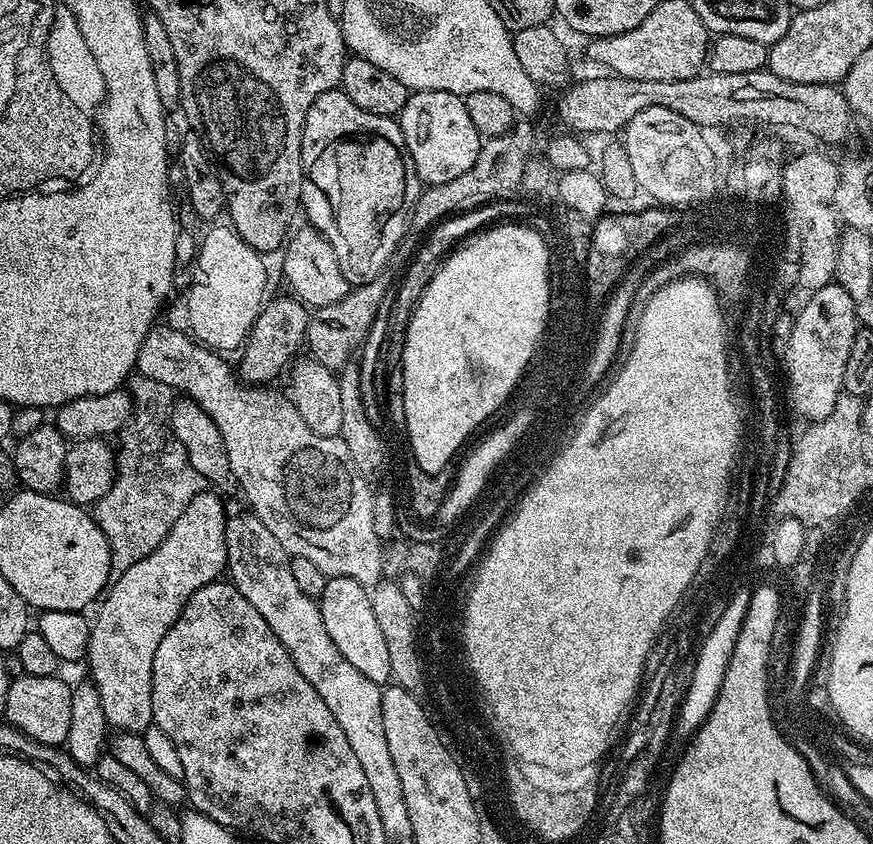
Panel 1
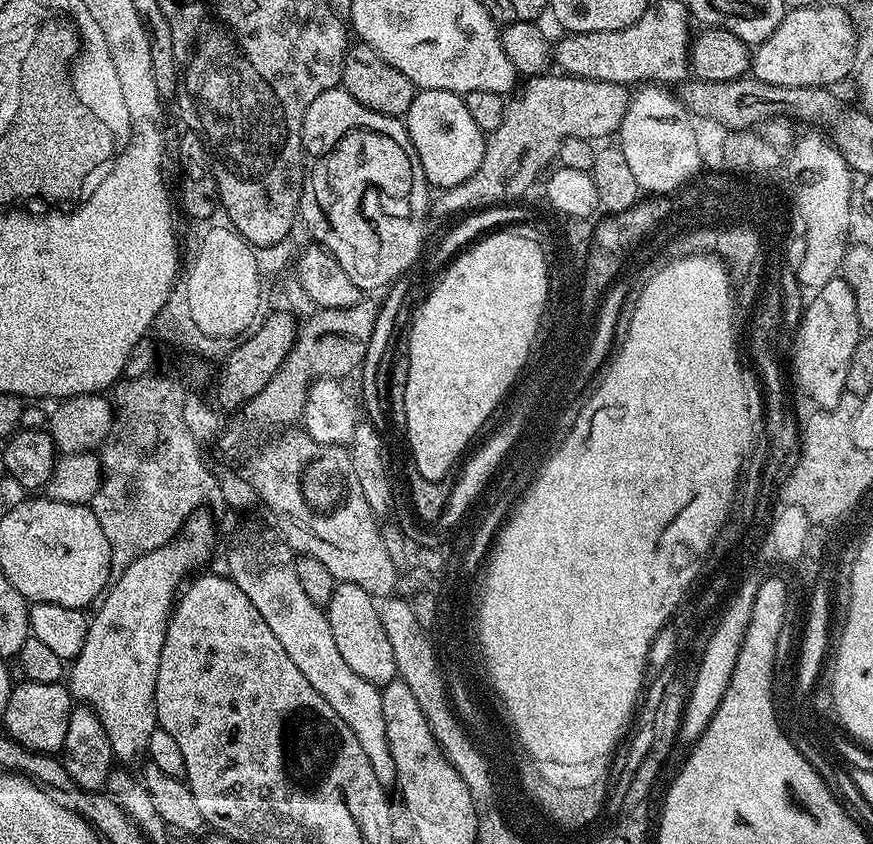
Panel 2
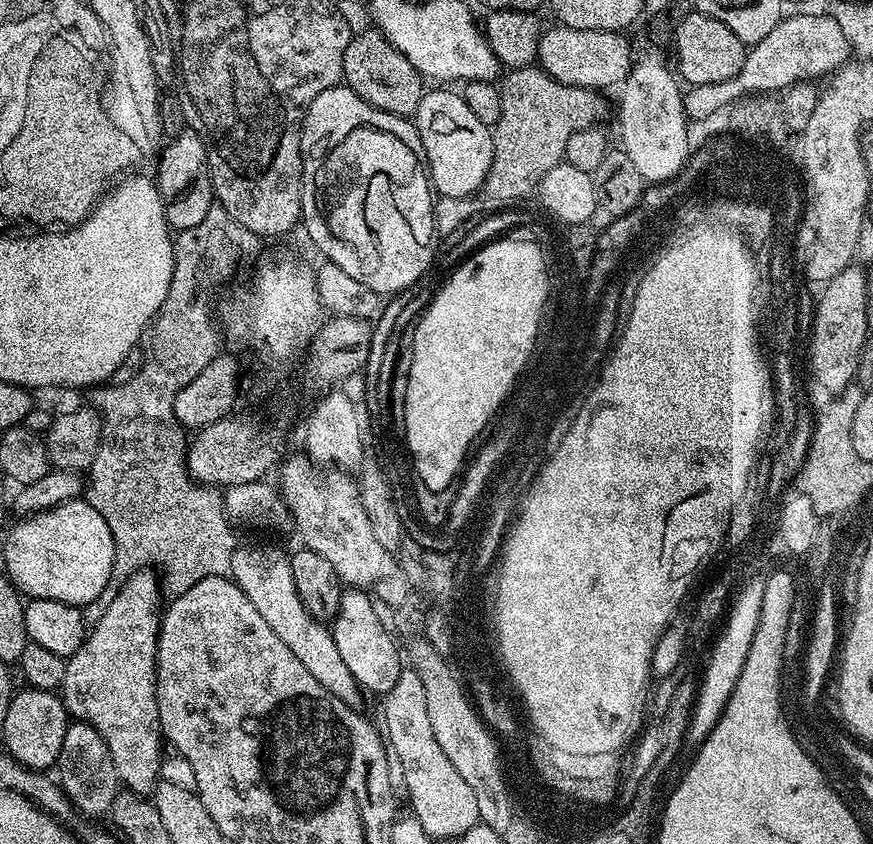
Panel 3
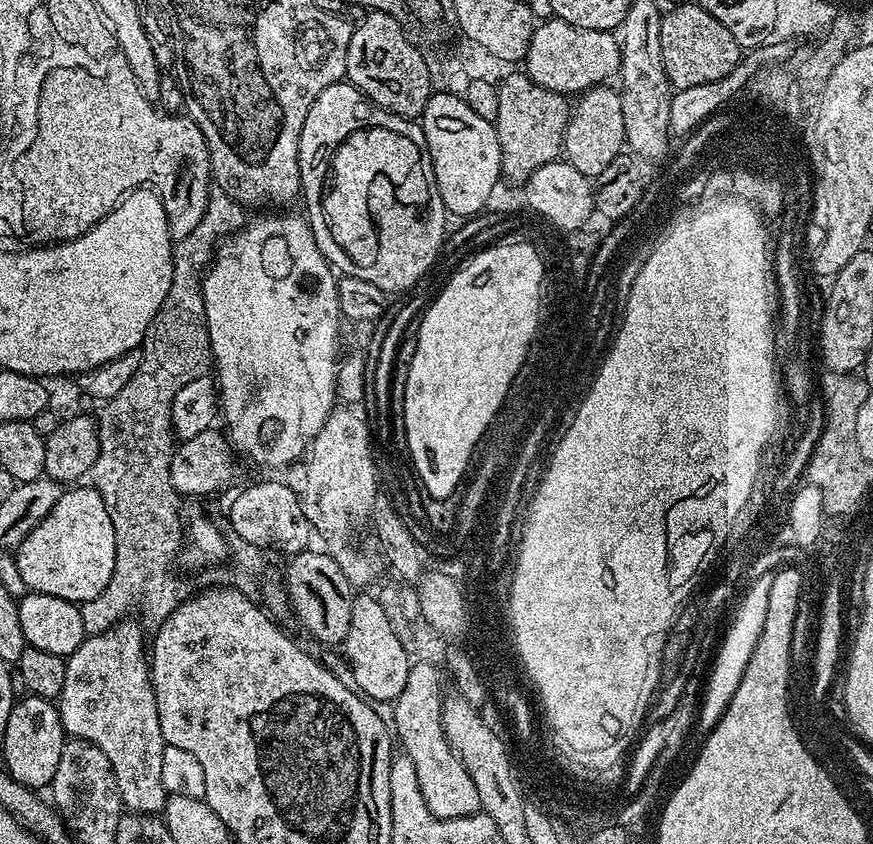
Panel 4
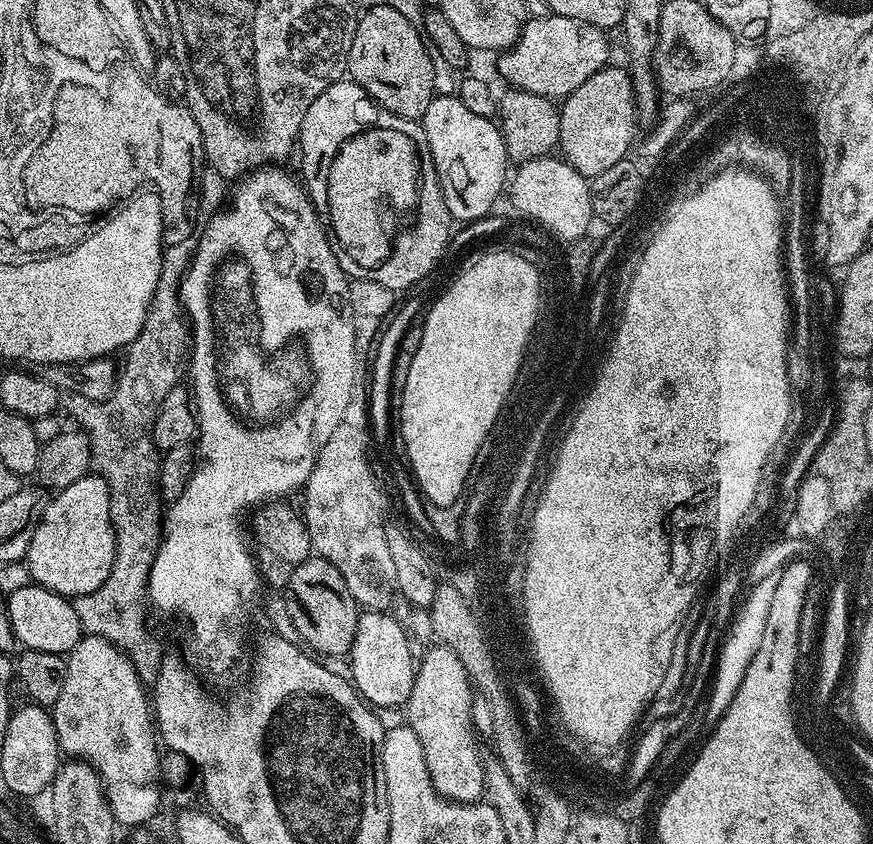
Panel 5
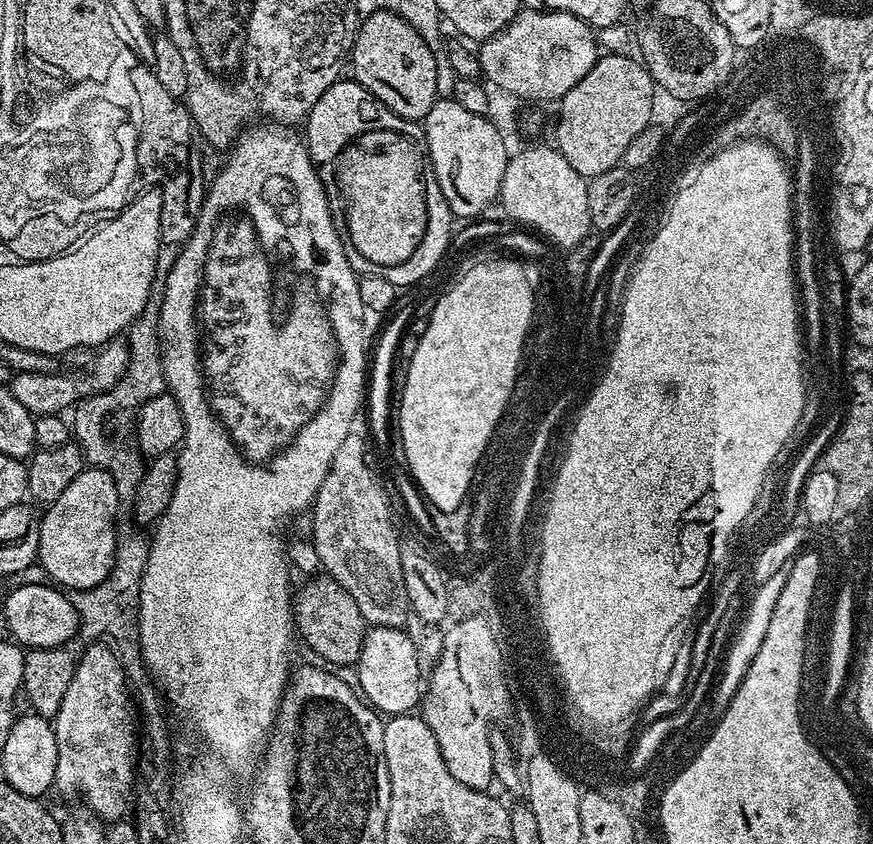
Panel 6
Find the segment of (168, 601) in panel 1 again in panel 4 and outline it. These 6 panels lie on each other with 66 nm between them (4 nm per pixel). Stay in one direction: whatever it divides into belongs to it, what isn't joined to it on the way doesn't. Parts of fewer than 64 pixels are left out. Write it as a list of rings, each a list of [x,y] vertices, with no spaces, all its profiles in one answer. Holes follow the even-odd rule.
[[[125,618],[106,632],[89,635],[82,646],[67,657],[66,682],[58,697],[58,707],[65,733],[98,746],[98,750],[110,760],[121,805],[130,812],[163,813],[166,799],[161,777],[164,735],[158,722],[158,702],[152,689],[150,660],[146,655],[146,632],[135,619]]]

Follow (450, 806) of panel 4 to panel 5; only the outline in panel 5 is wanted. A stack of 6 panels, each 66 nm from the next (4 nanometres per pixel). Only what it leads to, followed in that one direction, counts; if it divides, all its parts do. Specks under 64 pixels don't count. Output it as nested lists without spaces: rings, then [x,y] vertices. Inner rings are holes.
[[[446,651],[432,652],[424,668],[417,671],[420,678],[414,678],[406,705],[407,727],[412,728],[414,734],[418,734],[418,742],[422,742],[436,793],[459,804],[475,804],[484,796],[484,760],[475,748],[478,740],[474,735],[464,674],[456,657]]]

